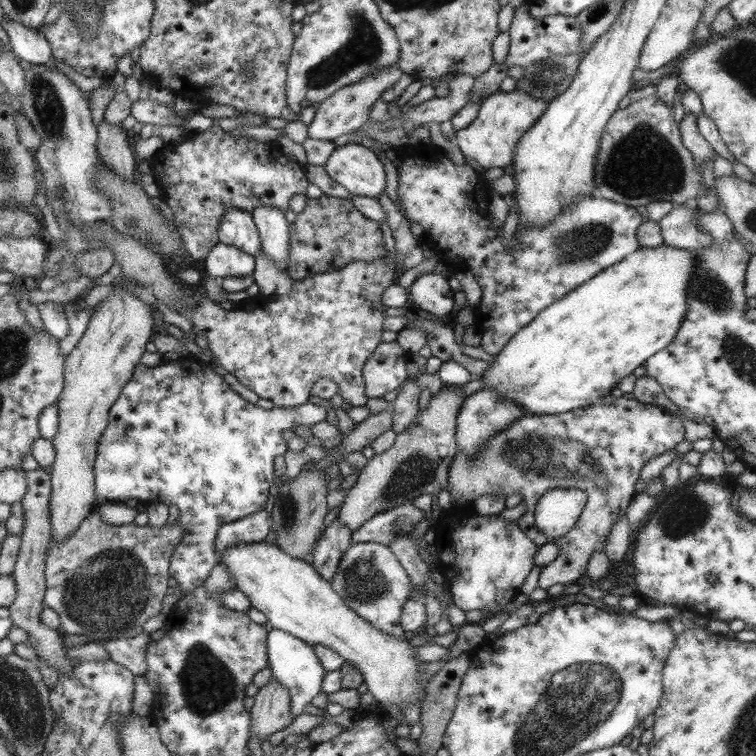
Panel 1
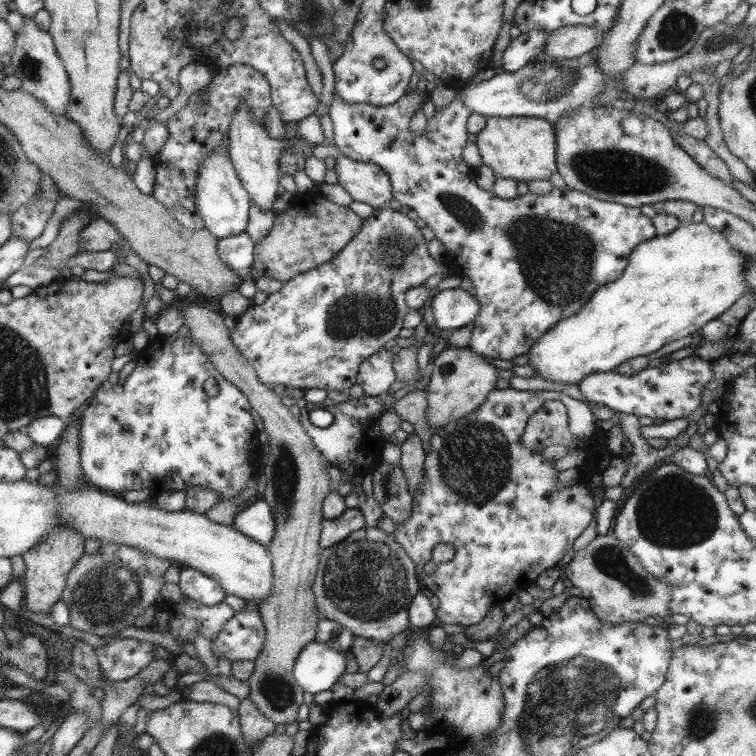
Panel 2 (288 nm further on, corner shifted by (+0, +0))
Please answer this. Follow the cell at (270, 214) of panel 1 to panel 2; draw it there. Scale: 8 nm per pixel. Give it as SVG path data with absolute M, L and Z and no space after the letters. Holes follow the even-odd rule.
M237 104L235 106L235 112L233 112L233 118L229 122L229 134L227 134L227 140L229 140L229 150L227 154L231 156L231 164L237 172L237 178L241 180L241 186L247 190L249 198L253 204L257 204L261 210L271 210L271 204L275 202L275 198L279 198L275 194L277 186L279 186L279 178L281 178L281 172L279 172L279 158L285 150L285 144L281 140L273 140L267 136L265 128L259 126L253 118L251 118L251 108L247 104Z

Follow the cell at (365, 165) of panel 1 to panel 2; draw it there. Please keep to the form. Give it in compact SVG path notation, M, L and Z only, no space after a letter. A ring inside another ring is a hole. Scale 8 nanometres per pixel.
M337 154L335 158L335 172L337 172L337 184L343 186L343 190L355 200L369 204L373 210L385 208L389 200L393 198L393 188L389 176L375 164L369 162L357 162L343 154Z

